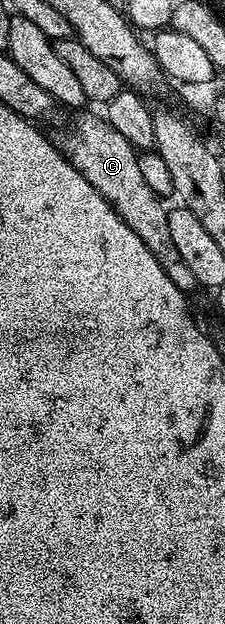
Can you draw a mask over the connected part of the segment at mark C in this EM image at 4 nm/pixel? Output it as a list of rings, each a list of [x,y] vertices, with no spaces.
[[[79,112],[75,116],[79,117],[71,123],[66,138],[60,141],[66,160],[72,163],[72,167],[76,167],[76,171],[80,171],[80,175],[84,175],[84,179],[88,179],[88,183],[92,183],[92,187],[96,187],[96,191],[100,191],[100,195],[104,195],[104,199],[120,215],[120,219],[124,219],[124,223],[128,223],[128,227],[132,227],[132,231],[140,235],[144,247],[148,247],[148,251],[156,255],[168,279],[172,279],[172,283],[176,283],[182,293],[193,294],[193,289],[199,288],[198,280],[196,275],[192,275],[188,263],[180,259],[180,251],[176,251],[166,218],[168,209],[167,206],[162,206],[165,205],[163,198],[157,197],[152,187],[148,187],[147,181],[142,178],[138,162],[139,150],[128,143],[128,139],[124,139],[124,135],[116,131],[116,127],[109,125],[105,116],[93,117],[86,112]]]

